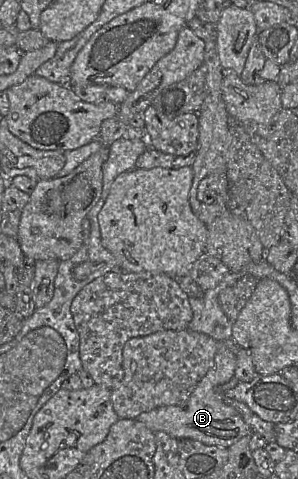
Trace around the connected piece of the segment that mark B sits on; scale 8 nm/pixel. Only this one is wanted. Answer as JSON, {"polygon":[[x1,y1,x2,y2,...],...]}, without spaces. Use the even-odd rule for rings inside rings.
{"polygon":[[222,348,214,357,214,364,196,385,185,406,161,406,143,412,135,419,153,432,162,431,175,438,198,440,206,445,230,447,247,434,253,434,241,414,224,401,218,387,235,375,236,356,234,348]]}

